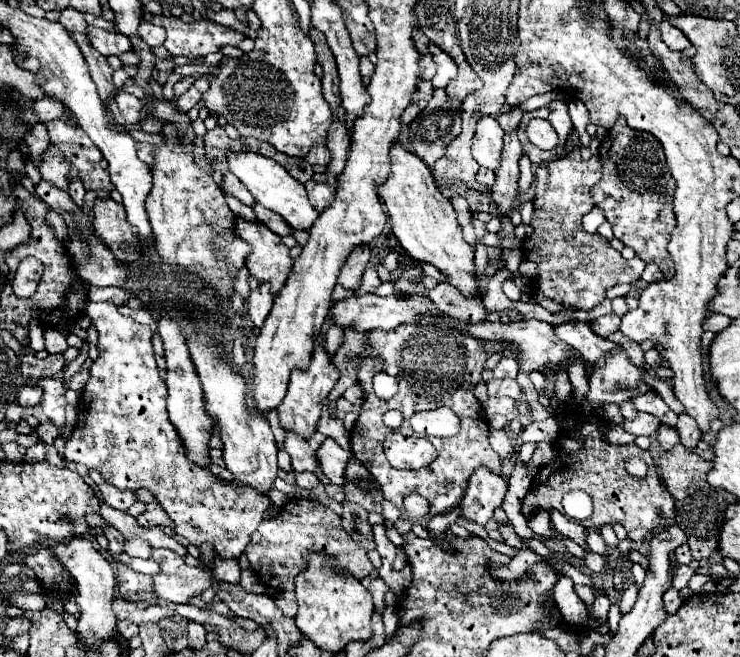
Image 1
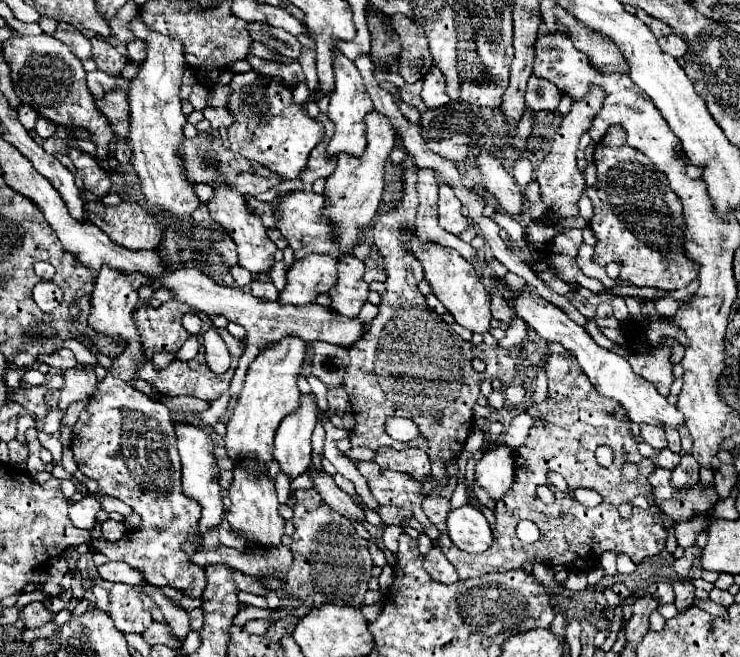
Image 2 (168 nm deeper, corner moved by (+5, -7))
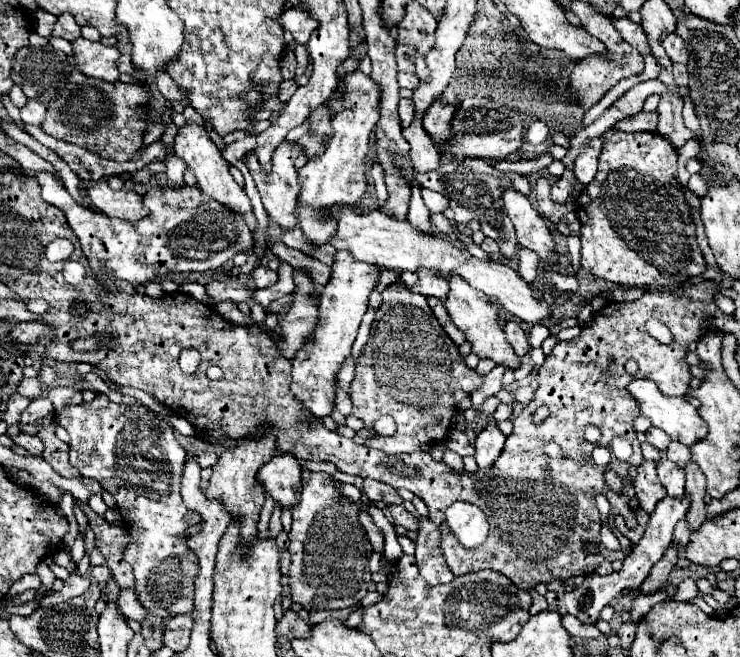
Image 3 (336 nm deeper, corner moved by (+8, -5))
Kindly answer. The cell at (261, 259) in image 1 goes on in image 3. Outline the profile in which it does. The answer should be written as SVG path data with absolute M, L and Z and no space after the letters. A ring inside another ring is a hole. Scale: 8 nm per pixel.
M186 122L182 128L178 128L178 134L176 134L176 140L174 140L174 154L178 158L182 158L196 174L198 178L198 186L202 186L202 192L204 194L210 194L214 200L230 206L230 210L242 214L250 226L250 230L256 228L256 218L254 218L254 212L252 212L252 204L246 196L246 192L234 182L232 174L228 172L228 162L222 158L218 146L212 142L210 138L210 132L206 128L206 124L196 124L196 122Z

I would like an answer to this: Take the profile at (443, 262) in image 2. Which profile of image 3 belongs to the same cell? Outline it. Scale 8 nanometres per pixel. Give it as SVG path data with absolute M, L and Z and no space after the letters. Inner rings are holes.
M454 276L454 278L450 278L450 294L448 294L444 306L446 306L452 322L464 332L466 340L472 344L472 352L478 358L488 358L494 364L506 366L510 370L520 368L522 358L514 354L512 346L506 342L506 336L504 336L502 326L498 326L500 306L496 302L492 302L490 298L486 298L486 294L478 294L478 290L474 290L466 282L462 282L462 278Z

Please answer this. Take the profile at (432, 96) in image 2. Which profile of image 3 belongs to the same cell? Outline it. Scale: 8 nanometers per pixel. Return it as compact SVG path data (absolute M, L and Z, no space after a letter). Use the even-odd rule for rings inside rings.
M434 102L428 108L426 116L422 118L424 130L432 138L434 146L438 148L438 152L442 152L442 146L446 146L452 140L452 136L454 136L452 118L454 118L454 108L452 106L444 106L440 102Z

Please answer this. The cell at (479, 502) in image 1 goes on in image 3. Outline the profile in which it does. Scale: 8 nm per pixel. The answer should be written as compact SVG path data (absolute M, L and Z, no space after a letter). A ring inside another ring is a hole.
M494 420L488 422L488 426L476 438L476 456L474 458L476 458L480 468L486 468L486 466L494 464L494 460L502 452L504 440L506 440L506 436L498 430L496 422Z

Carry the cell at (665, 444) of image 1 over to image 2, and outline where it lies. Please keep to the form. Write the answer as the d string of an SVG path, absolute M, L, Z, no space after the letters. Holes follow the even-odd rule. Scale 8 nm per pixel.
M669 448L659 450L657 464L659 464L659 468L669 468L669 470L675 468L675 466L677 466L677 452L671 452Z

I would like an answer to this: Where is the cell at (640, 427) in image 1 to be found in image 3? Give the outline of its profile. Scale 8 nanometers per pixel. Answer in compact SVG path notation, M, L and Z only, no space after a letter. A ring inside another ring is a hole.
M650 426L650 428L646 430L646 438L648 438L648 442L654 444L660 452L666 452L666 448L668 448L668 444L670 444L670 438L666 438L666 432L664 432L664 430L658 430L658 428L654 428L654 426Z

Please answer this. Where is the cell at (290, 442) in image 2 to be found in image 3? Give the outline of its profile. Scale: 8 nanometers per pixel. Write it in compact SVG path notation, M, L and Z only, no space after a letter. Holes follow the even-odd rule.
M290 454L274 456L258 470L256 480L280 508L294 508L300 496L300 472L298 460L290 458Z

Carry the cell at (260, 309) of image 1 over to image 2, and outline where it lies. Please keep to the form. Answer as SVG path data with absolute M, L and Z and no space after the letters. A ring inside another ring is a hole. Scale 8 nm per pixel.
M255 276L251 282L251 294L255 298L263 300L275 300L277 298L277 288L269 276Z

